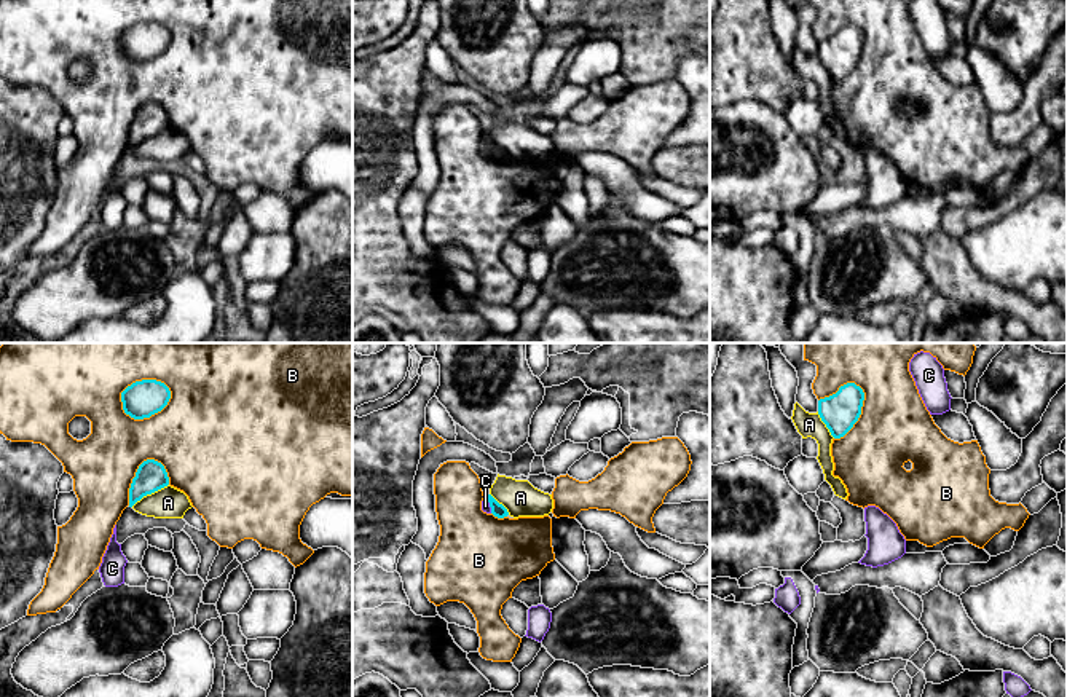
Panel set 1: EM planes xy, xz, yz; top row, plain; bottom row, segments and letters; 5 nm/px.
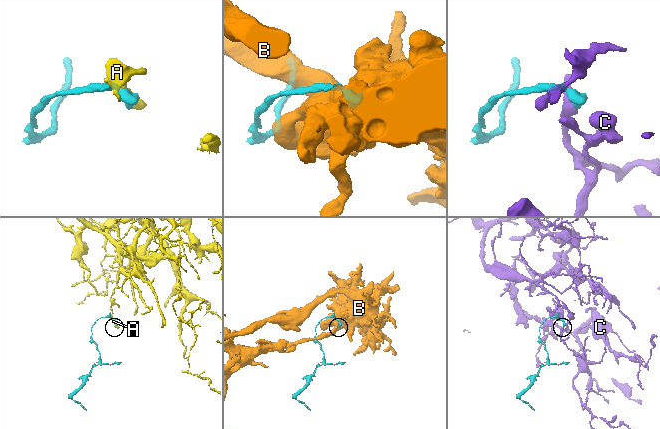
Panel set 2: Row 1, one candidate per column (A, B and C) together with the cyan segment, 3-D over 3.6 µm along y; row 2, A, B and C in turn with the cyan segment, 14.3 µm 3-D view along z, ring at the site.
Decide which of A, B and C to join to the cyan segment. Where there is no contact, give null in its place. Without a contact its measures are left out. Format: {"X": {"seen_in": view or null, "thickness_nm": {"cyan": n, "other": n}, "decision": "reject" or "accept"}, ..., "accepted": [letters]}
{"A": {"seen_in": "xy", "thickness_nm": {"cyan": 150, "other": 160}, "decision": "reject"}, "B": {"seen_in": "xy", "thickness_nm": {"cyan": 190, "other": 420}, "decision": "reject"}, "C": {"seen_in": "xz", "thickness_nm": {"cyan": 70, "other": 50}, "decision": "reject"}, "accepted": []}

